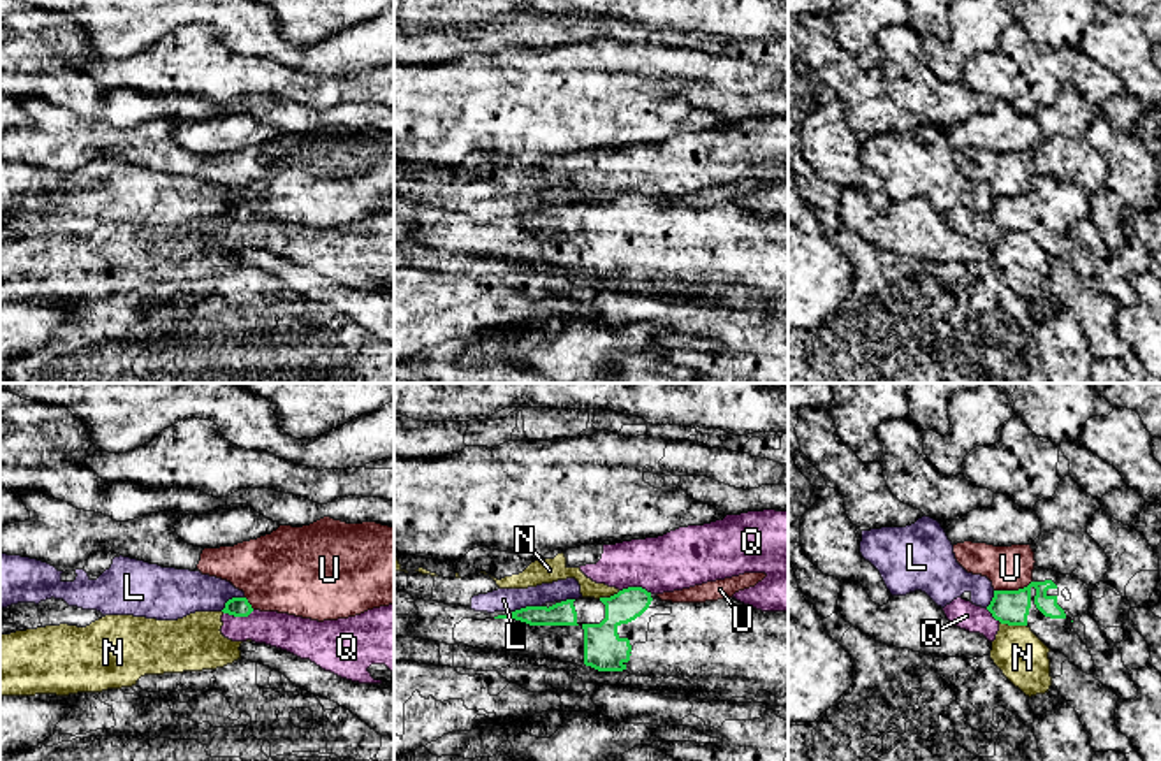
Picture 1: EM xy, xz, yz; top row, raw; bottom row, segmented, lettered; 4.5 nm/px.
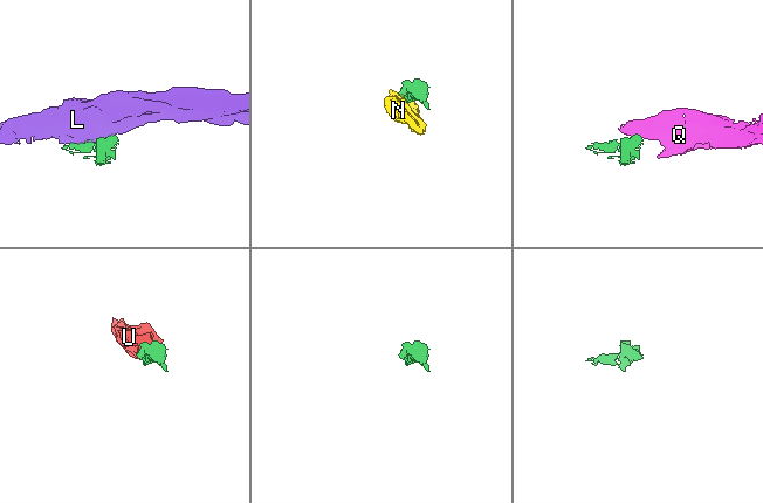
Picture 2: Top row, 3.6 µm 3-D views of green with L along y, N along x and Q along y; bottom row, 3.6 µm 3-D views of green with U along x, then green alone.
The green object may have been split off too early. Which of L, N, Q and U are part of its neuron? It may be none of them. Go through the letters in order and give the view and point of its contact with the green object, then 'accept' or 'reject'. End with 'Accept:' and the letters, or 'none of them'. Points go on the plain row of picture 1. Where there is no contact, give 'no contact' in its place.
L: contact xz (526, 213); reject
N: contact yz (1014, 231); reject
Q: contact xz (635, 194); reject
U: contact yz (1012, 197); reject
Accept: none of them

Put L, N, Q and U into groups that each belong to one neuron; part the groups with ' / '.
L / N Q / U

